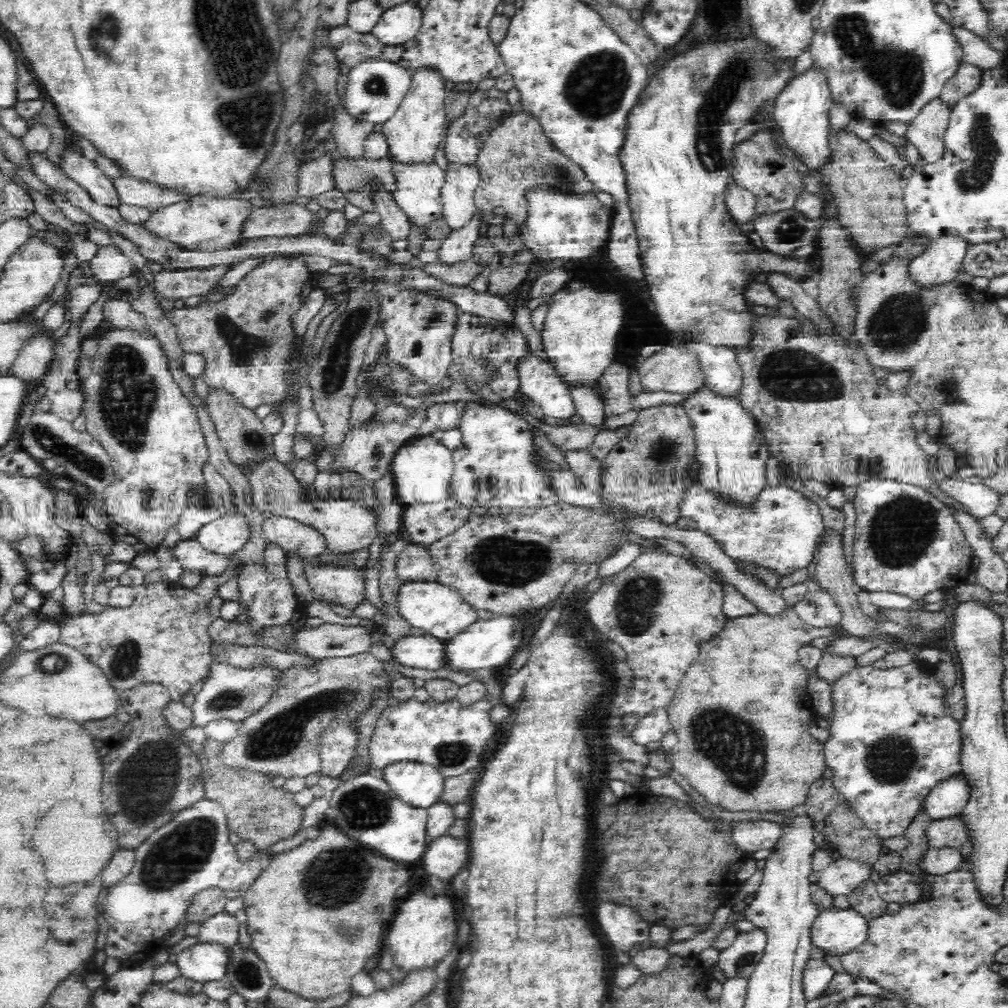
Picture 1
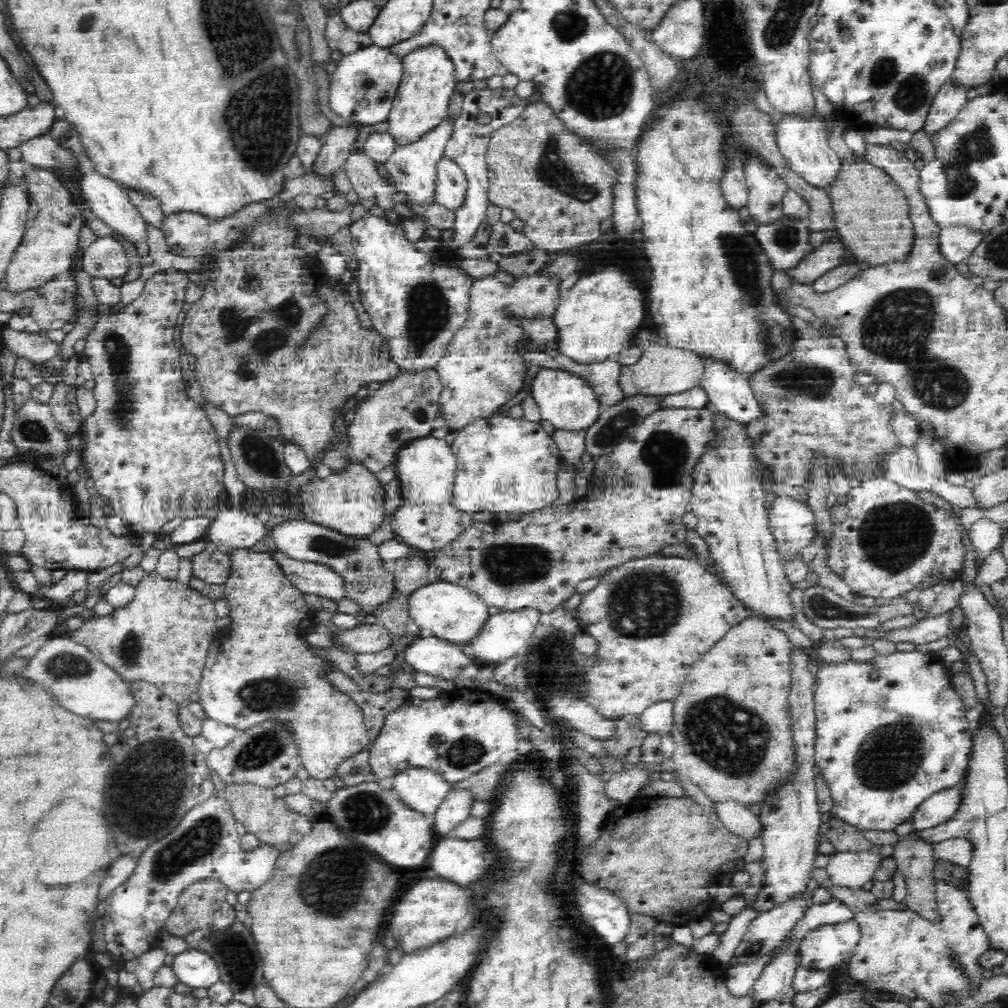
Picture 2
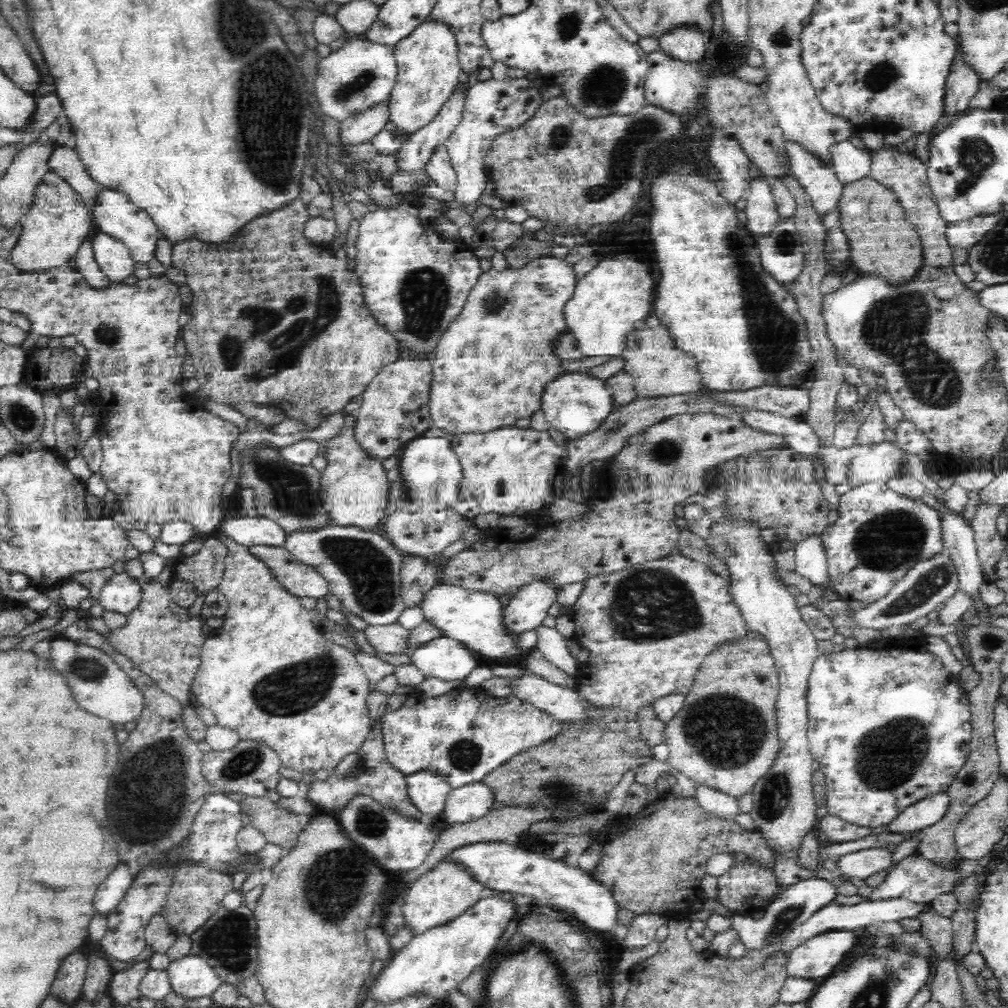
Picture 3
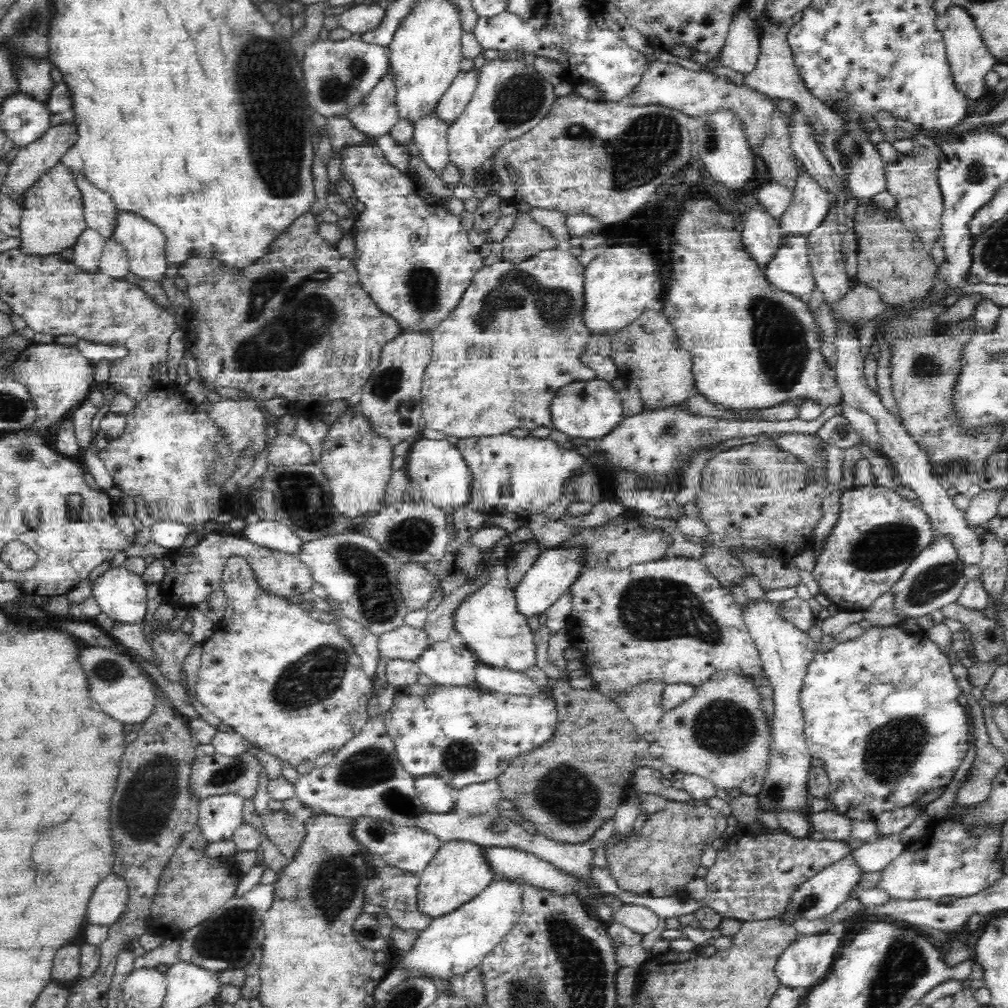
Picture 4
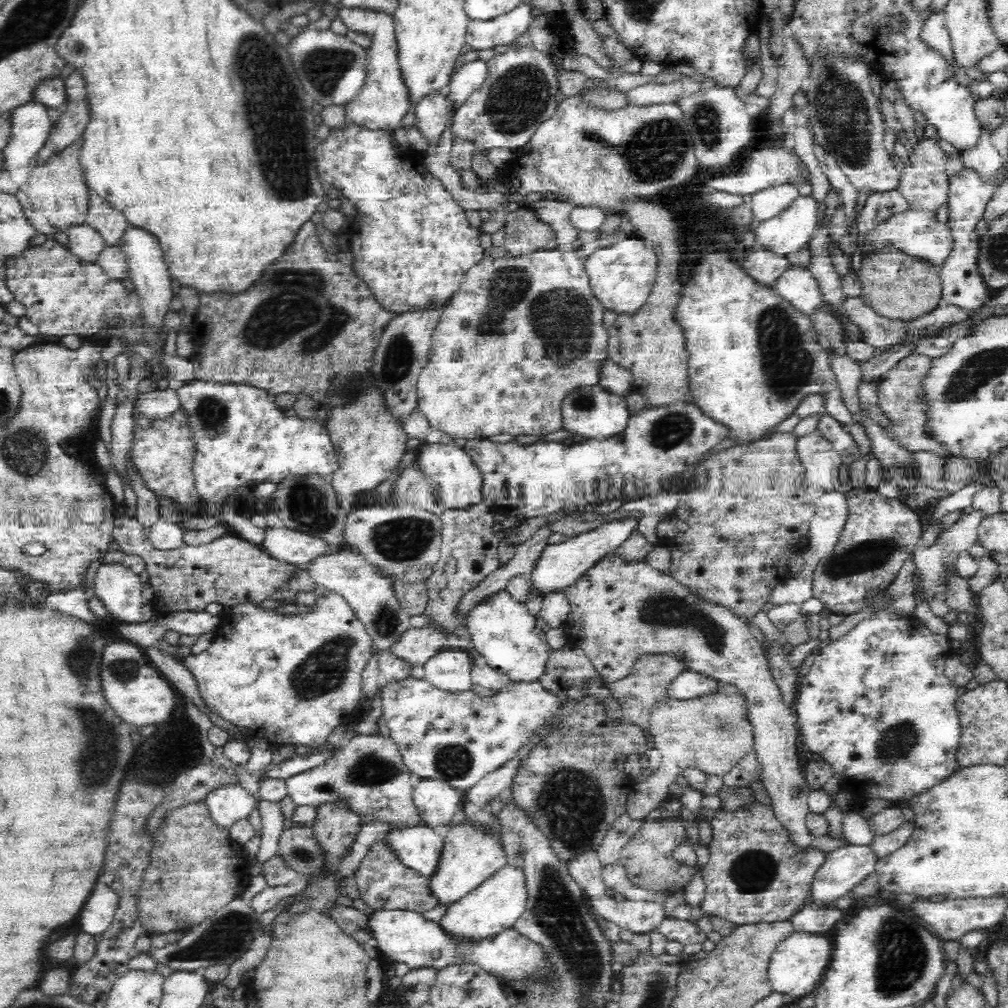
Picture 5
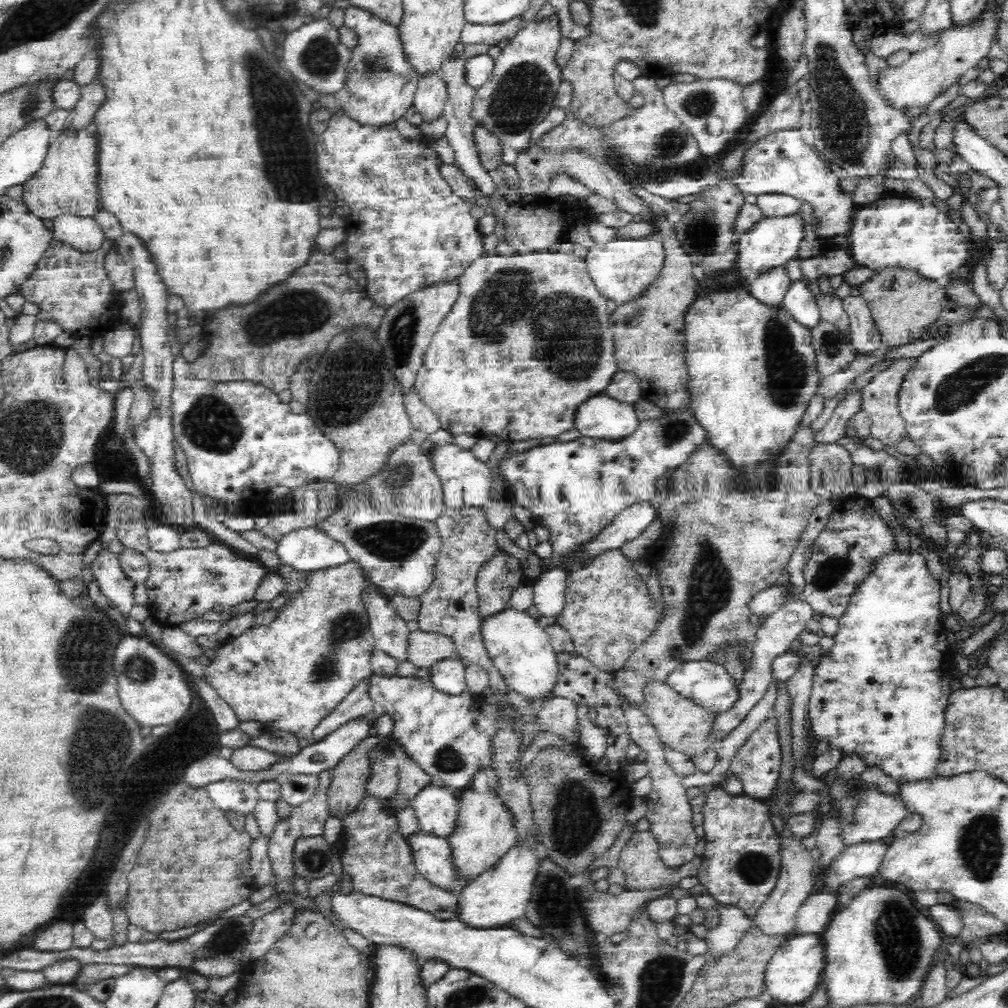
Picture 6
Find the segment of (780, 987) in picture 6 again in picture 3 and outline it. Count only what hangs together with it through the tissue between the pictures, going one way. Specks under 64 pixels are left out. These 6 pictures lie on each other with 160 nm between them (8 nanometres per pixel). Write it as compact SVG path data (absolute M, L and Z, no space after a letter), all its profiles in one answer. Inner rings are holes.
M848 930L824 932L802 941L786 958L788 979L826 980L834 972L836 965L845 958L856 942L856 933Z

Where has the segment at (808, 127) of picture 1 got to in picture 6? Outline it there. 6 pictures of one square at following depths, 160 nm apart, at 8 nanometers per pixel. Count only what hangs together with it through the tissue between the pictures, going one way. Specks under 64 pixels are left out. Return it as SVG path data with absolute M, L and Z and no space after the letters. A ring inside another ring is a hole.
M797 216L785 218L763 217L743 236L740 236L740 253L736 259L736 276L745 285L763 275L785 266L798 255L798 250L804 238L804 220Z

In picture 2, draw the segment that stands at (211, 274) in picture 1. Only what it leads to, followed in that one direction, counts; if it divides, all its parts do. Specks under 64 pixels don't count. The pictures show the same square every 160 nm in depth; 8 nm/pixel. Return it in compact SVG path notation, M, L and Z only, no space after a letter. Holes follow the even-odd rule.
M166 270L154 274L152 278L146 281L143 291L136 300L132 300L130 304L122 306L122 302L113 305L96 304L92 306L92 316L96 318L94 326L88 330L88 334L84 336L84 356L90 362L92 374L94 374L95 386L92 390L96 407L94 412L88 418L83 420L85 428L85 445L82 455L82 462L86 469L92 471L93 486L96 487L100 496L109 500L112 505L114 514L120 516L124 524L128 526L129 532L138 536L142 536L144 532L152 532L155 537L162 534L162 527L178 516L194 518L194 516L208 516L214 519L217 516L217 496L224 490L224 462L222 462L222 454L220 454L220 438L218 431L214 425L208 420L198 403L189 399L186 392L186 383L184 383L182 374L182 360L178 348L174 346L174 326L176 326L176 318L180 314L182 306L184 306L184 296L187 287L190 284L187 273L176 270Z

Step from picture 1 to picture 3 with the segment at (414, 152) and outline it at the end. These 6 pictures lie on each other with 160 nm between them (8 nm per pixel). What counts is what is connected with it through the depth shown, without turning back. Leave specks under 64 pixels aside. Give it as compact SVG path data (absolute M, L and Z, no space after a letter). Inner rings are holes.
M424 19L393 46L397 75L389 96L390 120L404 137L426 126L440 112L458 85L462 73L458 60L458 43L452 27L444 20Z

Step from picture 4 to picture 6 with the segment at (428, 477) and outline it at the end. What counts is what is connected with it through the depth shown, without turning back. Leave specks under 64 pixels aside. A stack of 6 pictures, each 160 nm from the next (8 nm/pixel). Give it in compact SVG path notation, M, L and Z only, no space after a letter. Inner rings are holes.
M454 443L429 446L432 466L442 483L444 506L450 508L482 508L490 500L492 490L491 469L485 462L476 459L470 449L461 449Z

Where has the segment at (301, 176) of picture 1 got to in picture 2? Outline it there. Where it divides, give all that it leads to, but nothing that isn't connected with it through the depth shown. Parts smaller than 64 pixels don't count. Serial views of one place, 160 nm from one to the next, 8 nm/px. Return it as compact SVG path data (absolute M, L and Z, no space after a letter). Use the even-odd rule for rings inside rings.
M364 123L350 126L334 126L316 156L313 172L316 175L332 175L343 169L344 163L360 139L360 128Z

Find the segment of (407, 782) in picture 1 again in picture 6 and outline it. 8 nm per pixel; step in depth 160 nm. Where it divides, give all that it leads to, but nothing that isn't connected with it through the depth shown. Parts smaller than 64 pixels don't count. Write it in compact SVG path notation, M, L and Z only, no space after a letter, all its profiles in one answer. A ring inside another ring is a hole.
M439 783L428 784L411 800L410 805L421 832L442 839L454 835L459 811L456 791Z

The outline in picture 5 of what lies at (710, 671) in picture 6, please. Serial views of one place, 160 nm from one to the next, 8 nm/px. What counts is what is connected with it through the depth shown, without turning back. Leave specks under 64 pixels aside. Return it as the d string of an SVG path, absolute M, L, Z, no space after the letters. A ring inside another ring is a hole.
M686 667L672 679L667 690L667 697L674 700L702 699L720 693L722 688L723 684L718 679Z

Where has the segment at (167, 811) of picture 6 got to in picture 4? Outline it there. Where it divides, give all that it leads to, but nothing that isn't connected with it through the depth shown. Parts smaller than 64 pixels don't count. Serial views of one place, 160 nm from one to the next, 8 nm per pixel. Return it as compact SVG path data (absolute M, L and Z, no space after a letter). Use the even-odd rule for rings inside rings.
M196 824L175 846L175 851L160 873L158 888L150 901L147 932L163 939L180 938L188 929L212 916L226 900L236 894L243 876L237 861L223 857L210 858L206 854L209 842L204 836L201 826Z

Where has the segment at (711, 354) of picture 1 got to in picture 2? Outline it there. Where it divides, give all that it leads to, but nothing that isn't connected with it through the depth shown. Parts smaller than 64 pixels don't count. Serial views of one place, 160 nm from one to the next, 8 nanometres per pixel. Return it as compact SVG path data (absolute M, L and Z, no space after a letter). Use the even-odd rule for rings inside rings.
M705 361L700 385L710 397L709 406L738 424L747 426L766 416L766 409L753 395L749 379L721 362Z

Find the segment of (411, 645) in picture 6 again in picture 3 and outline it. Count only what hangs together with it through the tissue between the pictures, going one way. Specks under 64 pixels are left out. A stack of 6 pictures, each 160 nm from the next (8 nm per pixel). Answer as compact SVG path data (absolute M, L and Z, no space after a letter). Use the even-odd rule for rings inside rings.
M400 623L386 626L370 626L364 630L367 642L380 654L407 654L410 646L410 631Z

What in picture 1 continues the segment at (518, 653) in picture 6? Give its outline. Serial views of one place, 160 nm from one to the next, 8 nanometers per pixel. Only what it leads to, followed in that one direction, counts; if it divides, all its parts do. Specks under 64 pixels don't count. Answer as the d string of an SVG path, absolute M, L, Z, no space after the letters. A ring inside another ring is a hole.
M437 580L402 583L400 594L398 594L398 609L412 627L422 628L426 635L435 636L445 642L462 634L470 624L478 620L476 607L470 605L458 593L458 589L443 585Z

